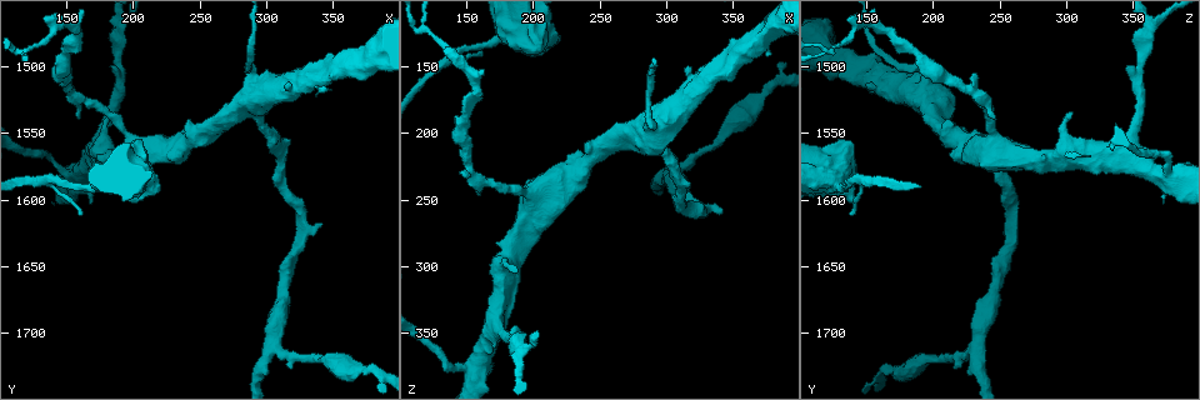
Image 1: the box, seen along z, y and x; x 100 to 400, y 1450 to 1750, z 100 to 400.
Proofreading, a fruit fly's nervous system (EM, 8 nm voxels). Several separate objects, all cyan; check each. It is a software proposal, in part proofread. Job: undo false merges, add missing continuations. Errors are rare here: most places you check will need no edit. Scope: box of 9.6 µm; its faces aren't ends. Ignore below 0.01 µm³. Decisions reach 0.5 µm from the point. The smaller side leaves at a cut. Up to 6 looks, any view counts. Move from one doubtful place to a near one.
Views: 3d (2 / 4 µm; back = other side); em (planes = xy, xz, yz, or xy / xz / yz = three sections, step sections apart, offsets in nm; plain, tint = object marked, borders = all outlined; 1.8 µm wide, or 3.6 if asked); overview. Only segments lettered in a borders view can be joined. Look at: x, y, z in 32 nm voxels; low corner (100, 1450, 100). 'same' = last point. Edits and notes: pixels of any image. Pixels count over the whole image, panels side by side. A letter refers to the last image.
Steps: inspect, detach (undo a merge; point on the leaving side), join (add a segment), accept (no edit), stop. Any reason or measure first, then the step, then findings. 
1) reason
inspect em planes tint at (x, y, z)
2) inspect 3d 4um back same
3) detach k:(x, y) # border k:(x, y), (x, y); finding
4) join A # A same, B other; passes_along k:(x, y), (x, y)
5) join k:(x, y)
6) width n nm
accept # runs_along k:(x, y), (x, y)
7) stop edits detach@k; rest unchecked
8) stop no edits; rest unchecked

inspect em 3.6um planes borders at (288, 1504, 194)

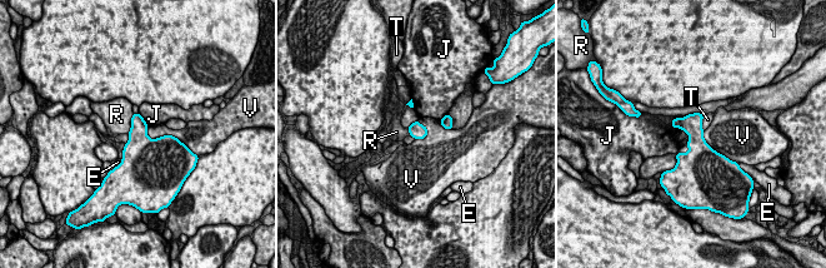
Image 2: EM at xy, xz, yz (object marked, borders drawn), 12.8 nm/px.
width 200 nm
accept # E other, J other, R other, T other, V other; border 2:(134, 114), (128, 133); one neuron here

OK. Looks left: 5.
sharp bend
inspect em xy step 16 plain at (326, 1620, 262)

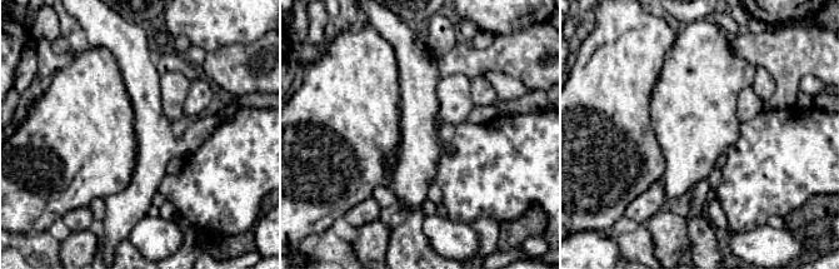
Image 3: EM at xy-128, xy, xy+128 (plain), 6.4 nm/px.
what lies round it
inspect em xy step 16 borders same

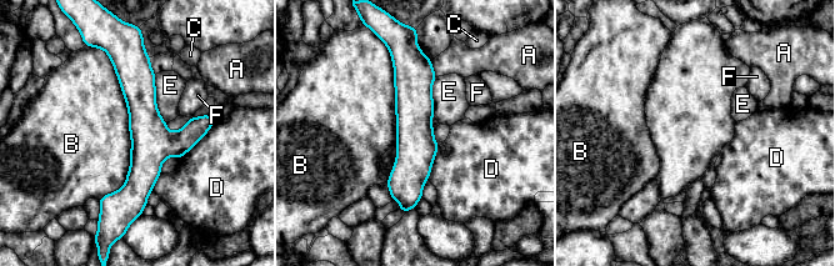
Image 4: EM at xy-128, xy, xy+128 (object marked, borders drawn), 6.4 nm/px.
width 240 nm
accept # A other, B other, C other, D other, E other, F other; border 4:(104, 51), (130, 167), (98, 199); continuous, no second neuron

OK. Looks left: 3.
inspect 3d 2um at (120, 1486, 122)

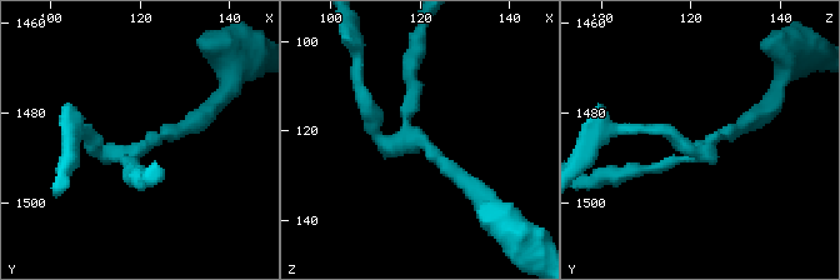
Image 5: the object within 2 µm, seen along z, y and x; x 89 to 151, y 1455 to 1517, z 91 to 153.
now the EM
inspect em planes borders at (119, 1488, 122)

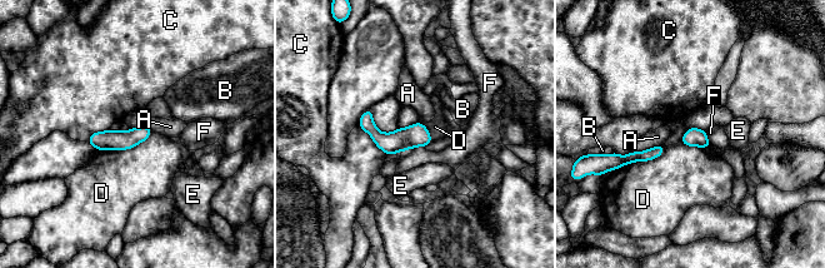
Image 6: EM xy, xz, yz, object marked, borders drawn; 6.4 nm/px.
accept # A other, B other, C other, D other, E other, F other; all the same neuron

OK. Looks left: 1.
stop no edits; rest unchecked

